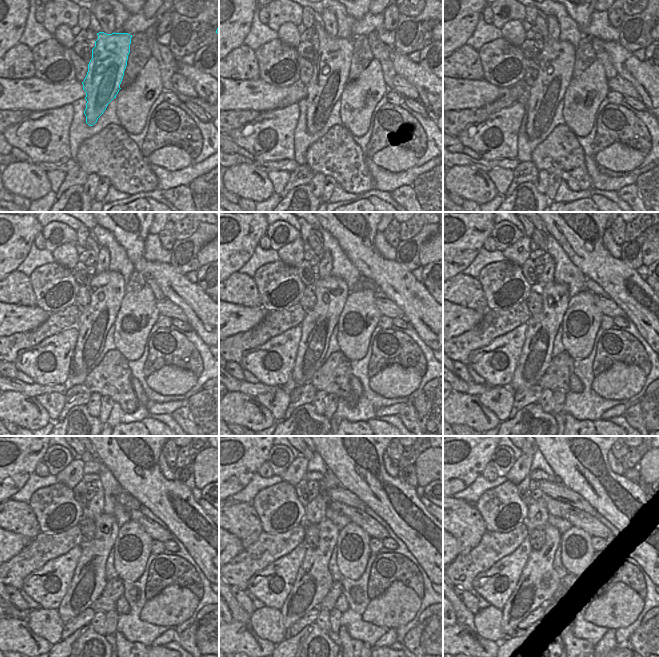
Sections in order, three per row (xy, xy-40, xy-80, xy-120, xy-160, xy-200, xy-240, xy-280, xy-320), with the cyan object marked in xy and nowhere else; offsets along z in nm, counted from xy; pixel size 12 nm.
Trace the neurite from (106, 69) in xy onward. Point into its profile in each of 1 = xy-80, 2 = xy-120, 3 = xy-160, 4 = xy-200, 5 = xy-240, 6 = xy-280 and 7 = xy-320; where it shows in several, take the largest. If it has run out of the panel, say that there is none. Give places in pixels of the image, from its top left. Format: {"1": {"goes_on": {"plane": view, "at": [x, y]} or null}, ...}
{"1": {"goes_on": {"plane": "xy-80", "at": [543, 97]}}, "2": {"goes_on": {"plane": "xy-120", "at": [93, 325]}}, "3": {"goes_on": {"plane": "xy-160", "at": [317, 326]}}, "4": {"goes_on": {"plane": "xy-200", "at": [536, 356]}}, "5": {"goes_on": {"plane": "xy-240", "at": [89, 580]}}, "6": {"goes_on": {"plane": "xy-280", "at": [313, 581]}}, "7": {"goes_on": {"plane": "xy-320", "at": [538, 582]}}}

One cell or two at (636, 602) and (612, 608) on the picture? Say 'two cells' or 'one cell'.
one cell

